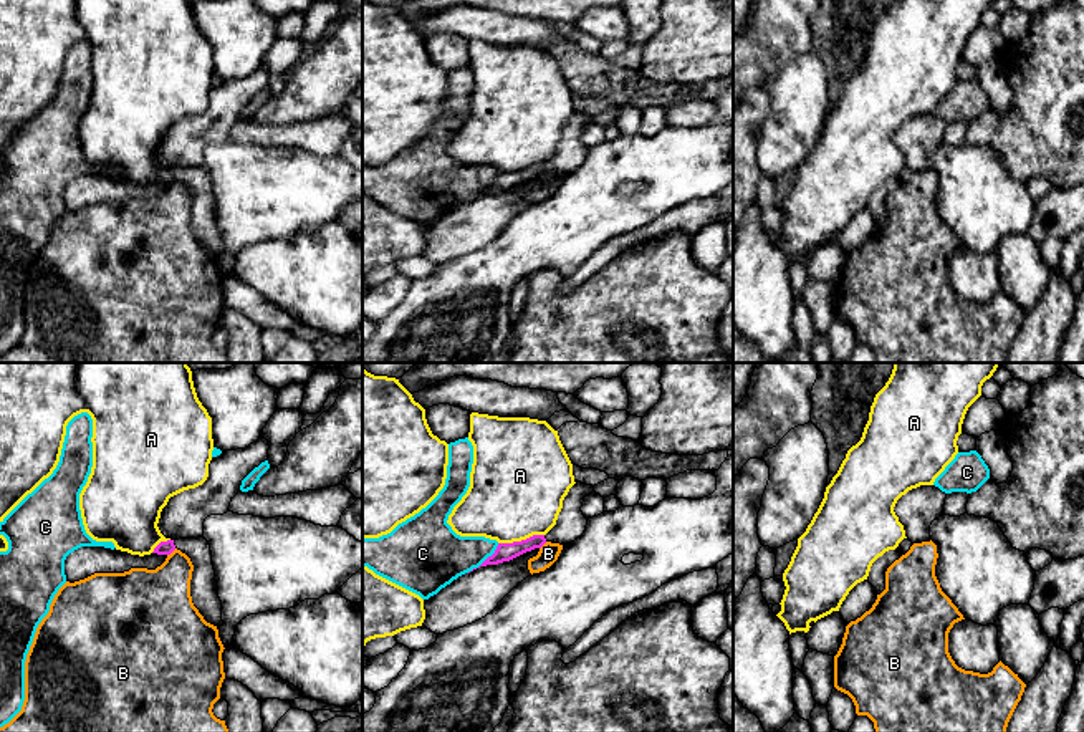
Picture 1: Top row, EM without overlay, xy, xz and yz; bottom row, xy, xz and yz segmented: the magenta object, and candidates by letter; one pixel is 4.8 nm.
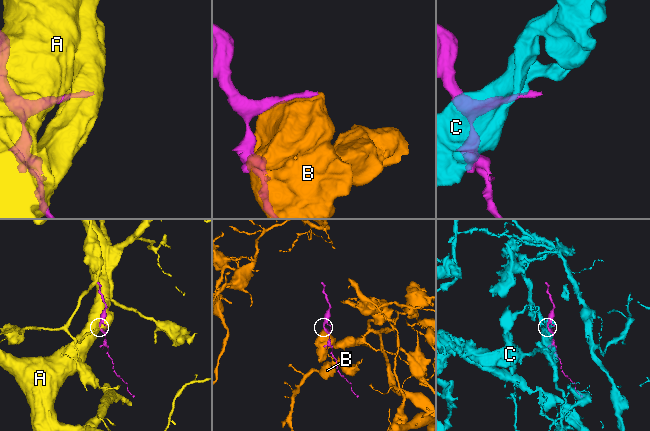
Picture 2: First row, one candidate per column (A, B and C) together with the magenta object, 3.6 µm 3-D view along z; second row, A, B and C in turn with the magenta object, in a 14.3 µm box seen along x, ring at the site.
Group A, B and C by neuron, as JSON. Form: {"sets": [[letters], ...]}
{"sets": [["A"], ["B"], ["C"]]}

